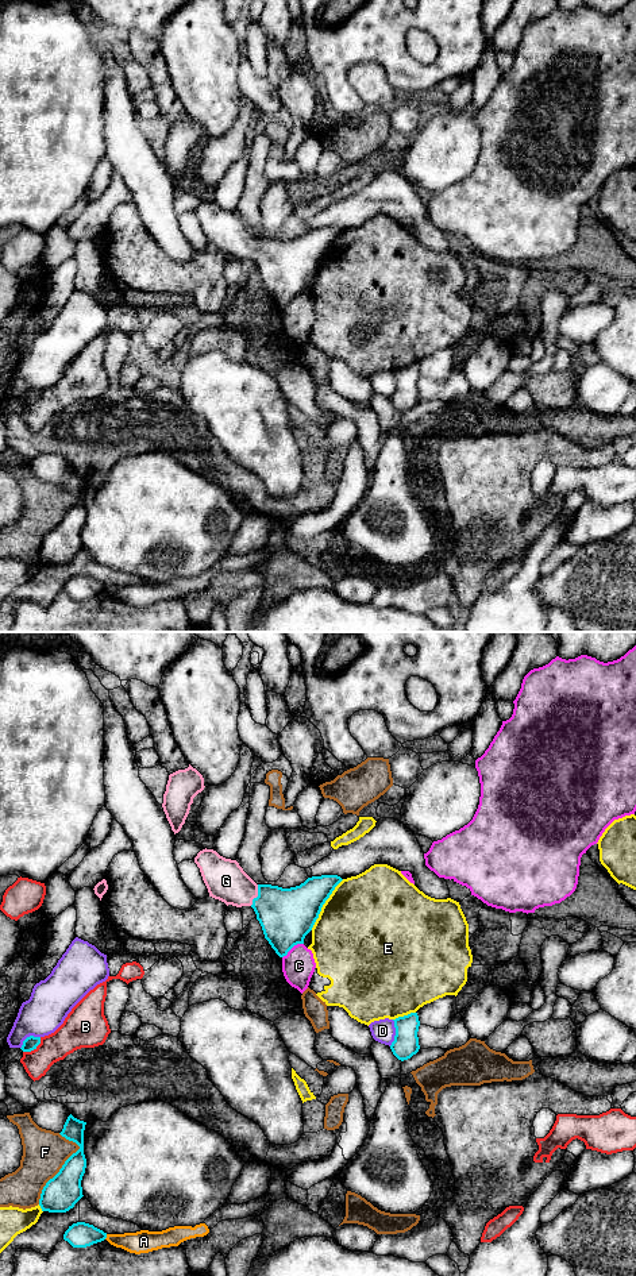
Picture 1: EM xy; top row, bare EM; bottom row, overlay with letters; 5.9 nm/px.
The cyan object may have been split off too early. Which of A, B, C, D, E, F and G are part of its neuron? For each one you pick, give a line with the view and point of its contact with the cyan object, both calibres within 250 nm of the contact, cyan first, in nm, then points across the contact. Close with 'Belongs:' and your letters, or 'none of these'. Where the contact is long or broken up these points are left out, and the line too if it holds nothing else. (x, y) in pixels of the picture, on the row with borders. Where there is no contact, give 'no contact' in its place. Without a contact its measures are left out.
G: meets cyan in xy at (258, 895); 320 nm thick on the cyan side, 240 nm on the other; runs through xy (286, 916), (258, 895), (239, 890), (226, 881)
Belongs: G

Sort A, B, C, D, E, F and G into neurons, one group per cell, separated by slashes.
A / B / C / D / E / F / G

